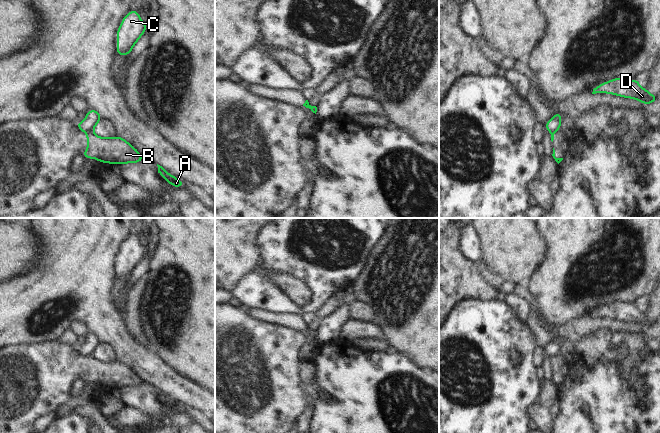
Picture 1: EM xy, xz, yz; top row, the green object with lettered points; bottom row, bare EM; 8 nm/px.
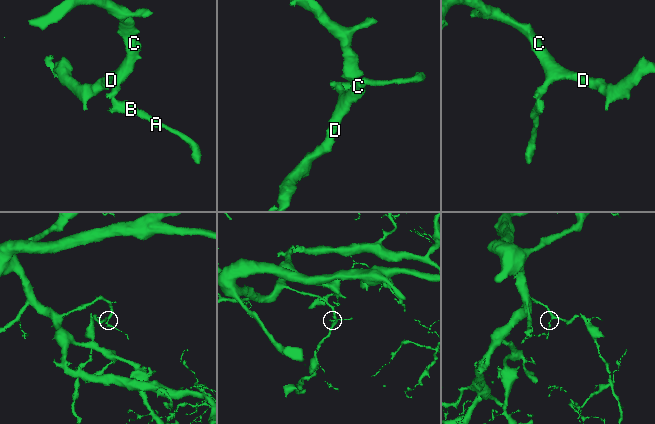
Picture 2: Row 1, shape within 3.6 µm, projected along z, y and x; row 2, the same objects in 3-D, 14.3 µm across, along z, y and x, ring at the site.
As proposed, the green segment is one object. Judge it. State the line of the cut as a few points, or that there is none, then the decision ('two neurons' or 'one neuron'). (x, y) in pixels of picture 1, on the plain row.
cut xy (91, 355), (86, 357); two neurons

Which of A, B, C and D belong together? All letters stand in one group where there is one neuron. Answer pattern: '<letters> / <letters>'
A B / C D

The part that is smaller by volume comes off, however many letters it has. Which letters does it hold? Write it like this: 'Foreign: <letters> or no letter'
Foreign: A, B

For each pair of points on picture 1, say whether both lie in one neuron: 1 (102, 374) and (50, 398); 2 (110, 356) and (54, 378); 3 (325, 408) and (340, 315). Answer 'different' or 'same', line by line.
1: same
2: different
3: different

